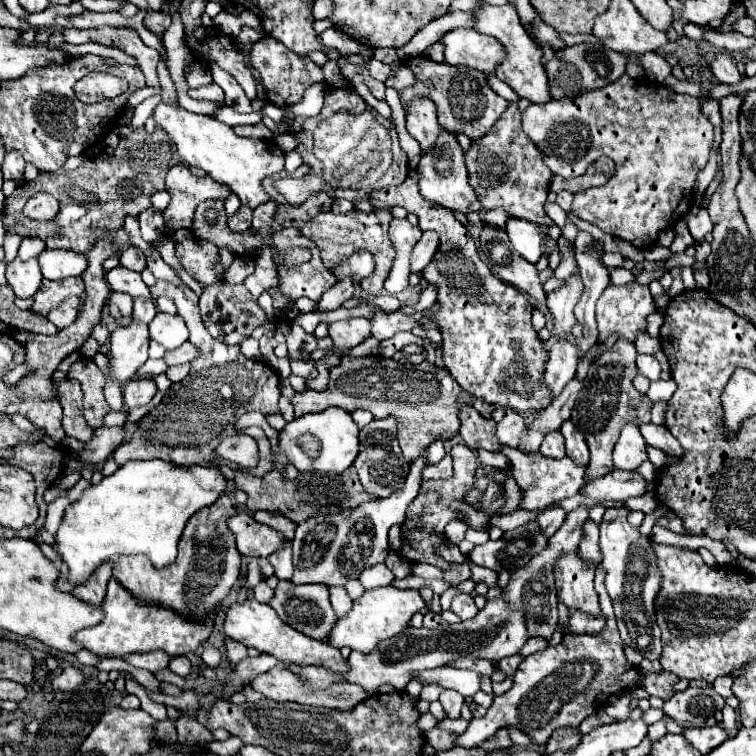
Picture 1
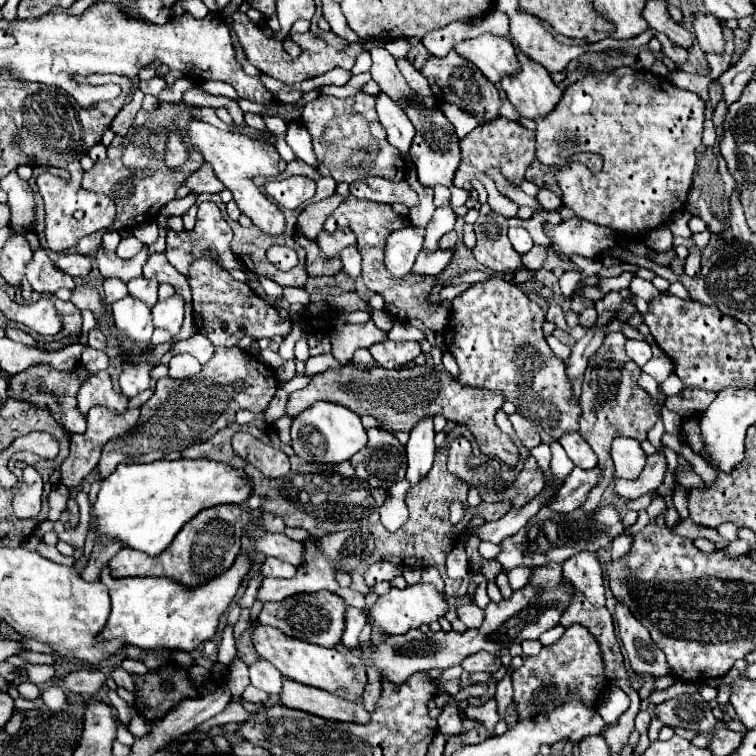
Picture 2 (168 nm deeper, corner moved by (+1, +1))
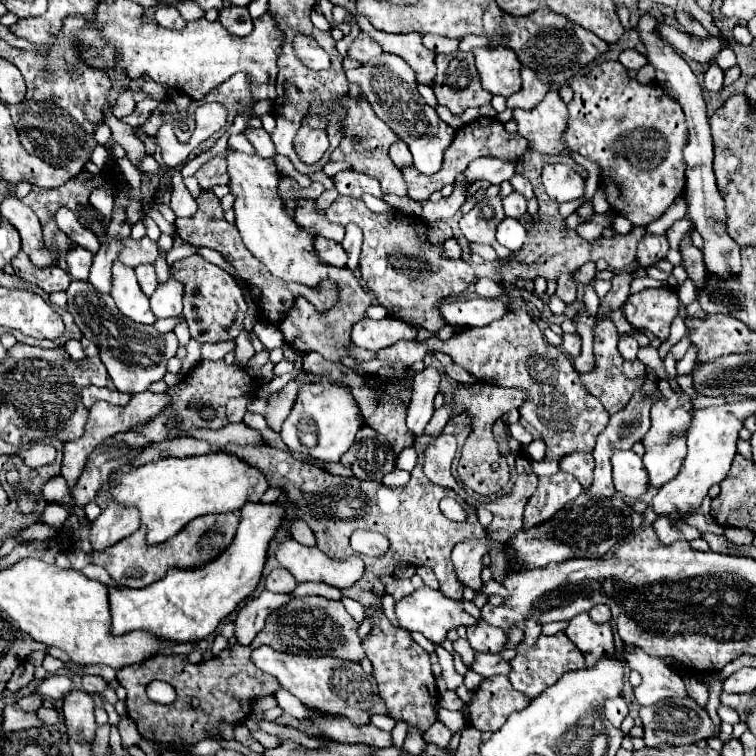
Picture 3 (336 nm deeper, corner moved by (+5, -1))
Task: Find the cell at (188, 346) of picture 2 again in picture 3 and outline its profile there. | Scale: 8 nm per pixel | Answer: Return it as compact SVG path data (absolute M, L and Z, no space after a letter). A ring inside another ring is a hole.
M225 341L225 343L205 343L201 347L201 357L203 359L211 359L211 361L217 361L217 359L223 359L227 353L233 353L235 351L235 341Z

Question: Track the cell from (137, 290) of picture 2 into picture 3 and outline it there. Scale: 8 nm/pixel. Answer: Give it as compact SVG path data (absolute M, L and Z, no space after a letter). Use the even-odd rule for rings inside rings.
M137 265L135 267L135 274L141 291L145 295L153 295L155 287L157 287L157 275L155 275L155 267L153 265Z

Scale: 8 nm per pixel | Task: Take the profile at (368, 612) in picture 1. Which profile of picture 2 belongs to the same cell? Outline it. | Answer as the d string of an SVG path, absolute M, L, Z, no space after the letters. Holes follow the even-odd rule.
M417 583L417 585L407 585L405 589L393 587L387 595L381 595L377 603L373 603L367 609L367 619L371 627L377 627L387 635L401 635L401 633L407 633L409 629L421 627L423 623L429 625L437 621L441 615L445 615L445 611L447 611L445 597L433 585Z

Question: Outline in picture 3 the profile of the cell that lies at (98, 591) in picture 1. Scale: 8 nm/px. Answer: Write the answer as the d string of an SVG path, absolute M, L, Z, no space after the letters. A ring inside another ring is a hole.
M109 503L103 513L93 521L89 531L89 541L93 549L103 551L117 541L139 529L139 511L135 507L123 507L119 503Z

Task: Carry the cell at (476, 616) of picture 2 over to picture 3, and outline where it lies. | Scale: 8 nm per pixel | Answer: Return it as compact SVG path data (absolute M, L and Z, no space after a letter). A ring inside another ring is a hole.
M479 621L477 627L467 627L467 639L475 651L481 653L501 653L507 643L505 631Z

